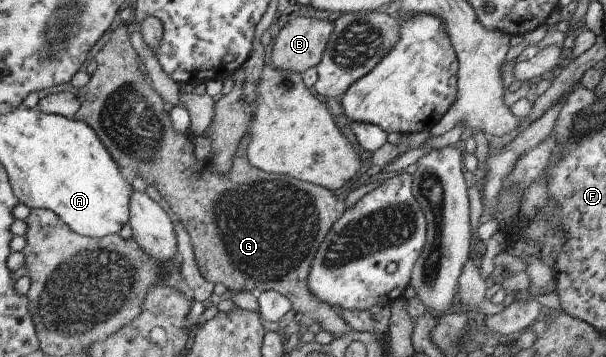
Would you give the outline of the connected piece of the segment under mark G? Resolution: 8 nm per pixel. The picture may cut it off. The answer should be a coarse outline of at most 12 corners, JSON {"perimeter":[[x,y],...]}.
{"perimeter":[[116,22],[76,97],[132,179],[229,292],[277,291],[342,337],[310,293],[333,191],[193,153]]}

